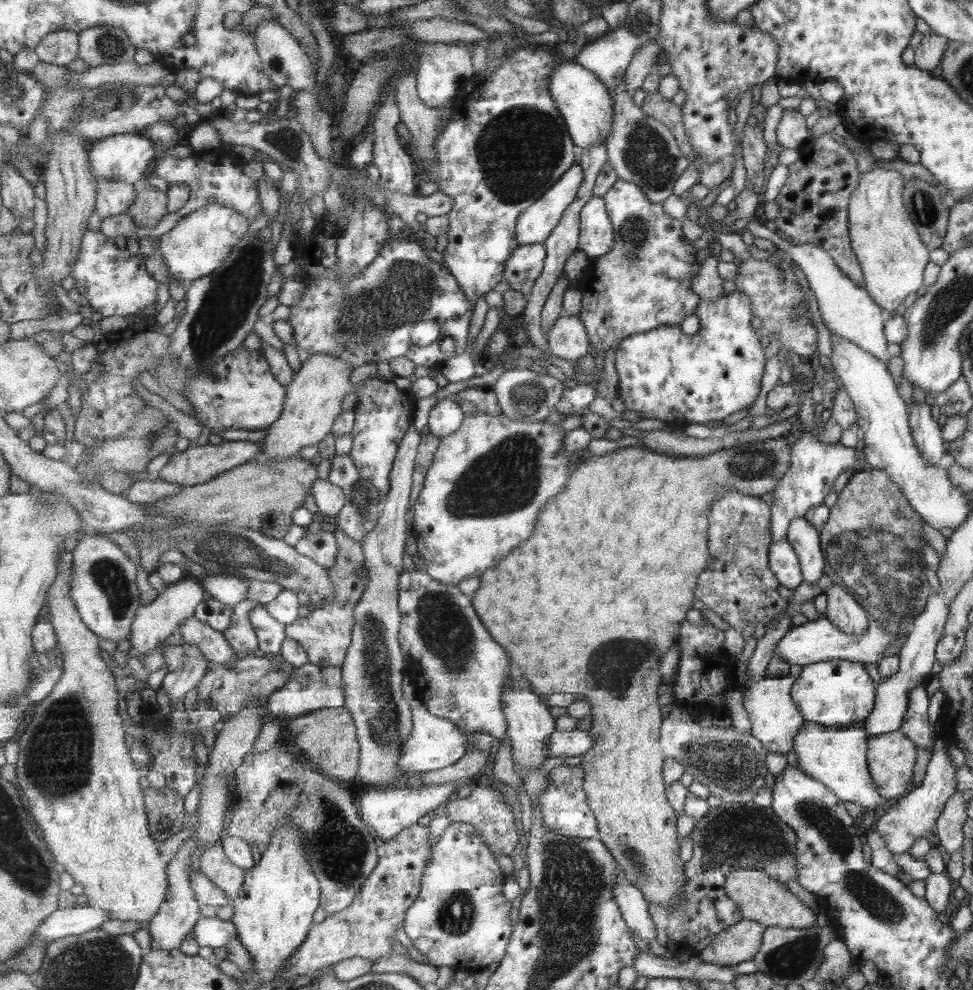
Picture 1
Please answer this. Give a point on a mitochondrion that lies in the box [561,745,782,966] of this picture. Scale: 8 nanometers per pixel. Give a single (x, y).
(634, 859)

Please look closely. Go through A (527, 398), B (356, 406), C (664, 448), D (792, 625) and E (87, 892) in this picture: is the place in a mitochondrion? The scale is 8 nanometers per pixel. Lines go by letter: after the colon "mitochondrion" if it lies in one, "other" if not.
A: mitochondrion
B: other
C: other
D: other
E: other

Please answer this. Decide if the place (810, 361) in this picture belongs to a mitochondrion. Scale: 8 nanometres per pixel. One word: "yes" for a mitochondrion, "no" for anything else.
no

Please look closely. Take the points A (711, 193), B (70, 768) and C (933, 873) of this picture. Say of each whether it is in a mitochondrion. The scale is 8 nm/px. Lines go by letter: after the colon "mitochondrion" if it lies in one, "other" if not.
A: other
B: mitochondrion
C: other

